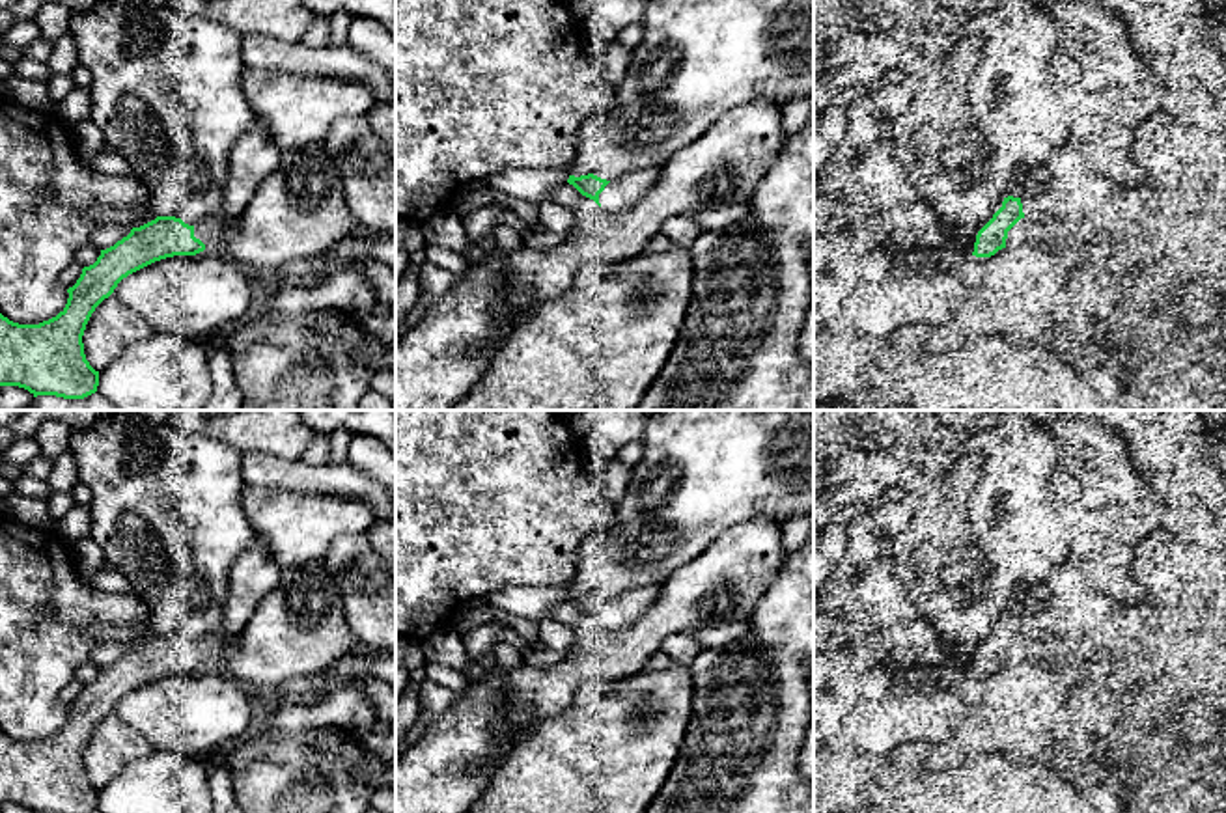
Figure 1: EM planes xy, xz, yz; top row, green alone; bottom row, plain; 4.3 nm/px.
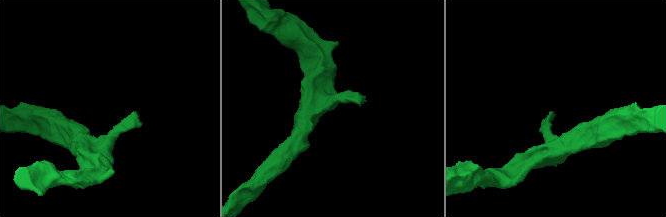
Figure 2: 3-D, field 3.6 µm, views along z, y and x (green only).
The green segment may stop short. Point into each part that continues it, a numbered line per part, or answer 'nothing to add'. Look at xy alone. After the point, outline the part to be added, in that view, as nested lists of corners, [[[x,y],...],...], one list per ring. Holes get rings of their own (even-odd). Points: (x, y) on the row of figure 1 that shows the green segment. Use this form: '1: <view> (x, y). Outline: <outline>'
1: xy (254, 157). Outline: [[[261,123],[237,140],[228,157],[228,181],[220,211],[194,229],[194,237],[209,248],[226,216],[239,214],[265,179],[280,166],[282,151],[274,145]]]

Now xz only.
1: xz (618, 194). Outline: [[[636,170],[616,181],[610,181],[599,194],[601,209],[610,213],[623,211],[638,201],[659,179],[659,170]]]

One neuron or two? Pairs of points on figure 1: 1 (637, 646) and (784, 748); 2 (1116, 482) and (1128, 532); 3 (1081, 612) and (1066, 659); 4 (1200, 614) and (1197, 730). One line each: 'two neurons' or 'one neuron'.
1: two neurons
2: two neurons
3: one neuron
4: one neuron

